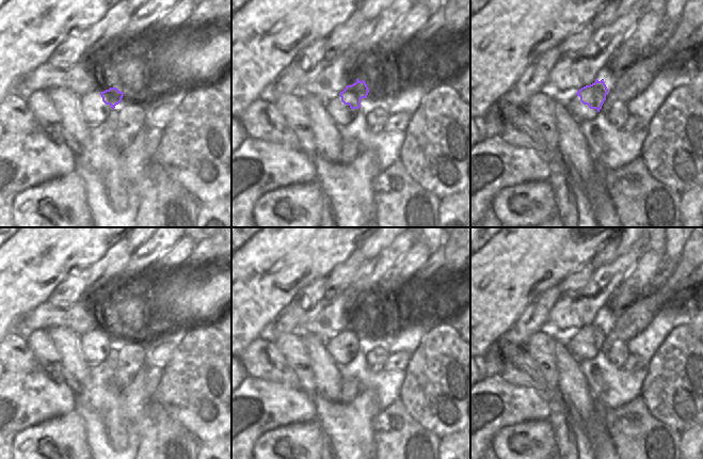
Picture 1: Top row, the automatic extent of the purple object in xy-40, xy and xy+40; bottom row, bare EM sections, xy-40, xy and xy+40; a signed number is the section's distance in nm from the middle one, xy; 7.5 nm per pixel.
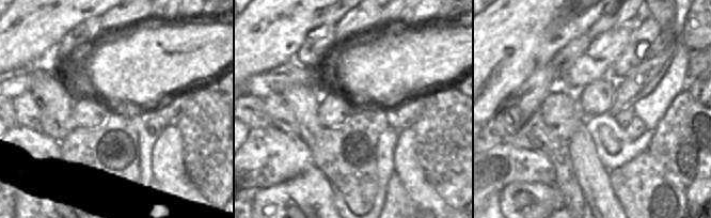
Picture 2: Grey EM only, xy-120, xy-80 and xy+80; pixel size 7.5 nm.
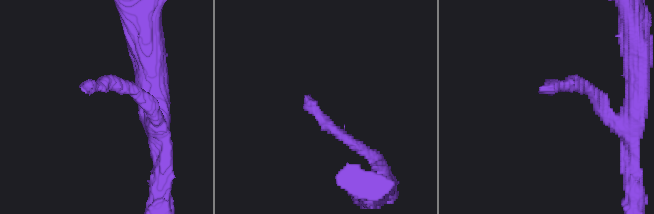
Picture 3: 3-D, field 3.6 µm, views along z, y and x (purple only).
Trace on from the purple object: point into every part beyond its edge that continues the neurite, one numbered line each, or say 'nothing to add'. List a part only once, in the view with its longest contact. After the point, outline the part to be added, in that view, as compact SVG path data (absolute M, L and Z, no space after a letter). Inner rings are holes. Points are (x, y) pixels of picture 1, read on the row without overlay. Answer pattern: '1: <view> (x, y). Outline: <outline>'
1: xy+40 (581, 351). Outline: M576 333L565 342L565 345L579 362L592 359L598 352L596 348L590 348L588 344L584 344Z

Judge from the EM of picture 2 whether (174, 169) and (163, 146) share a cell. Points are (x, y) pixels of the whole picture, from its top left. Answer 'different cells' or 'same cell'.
same cell

